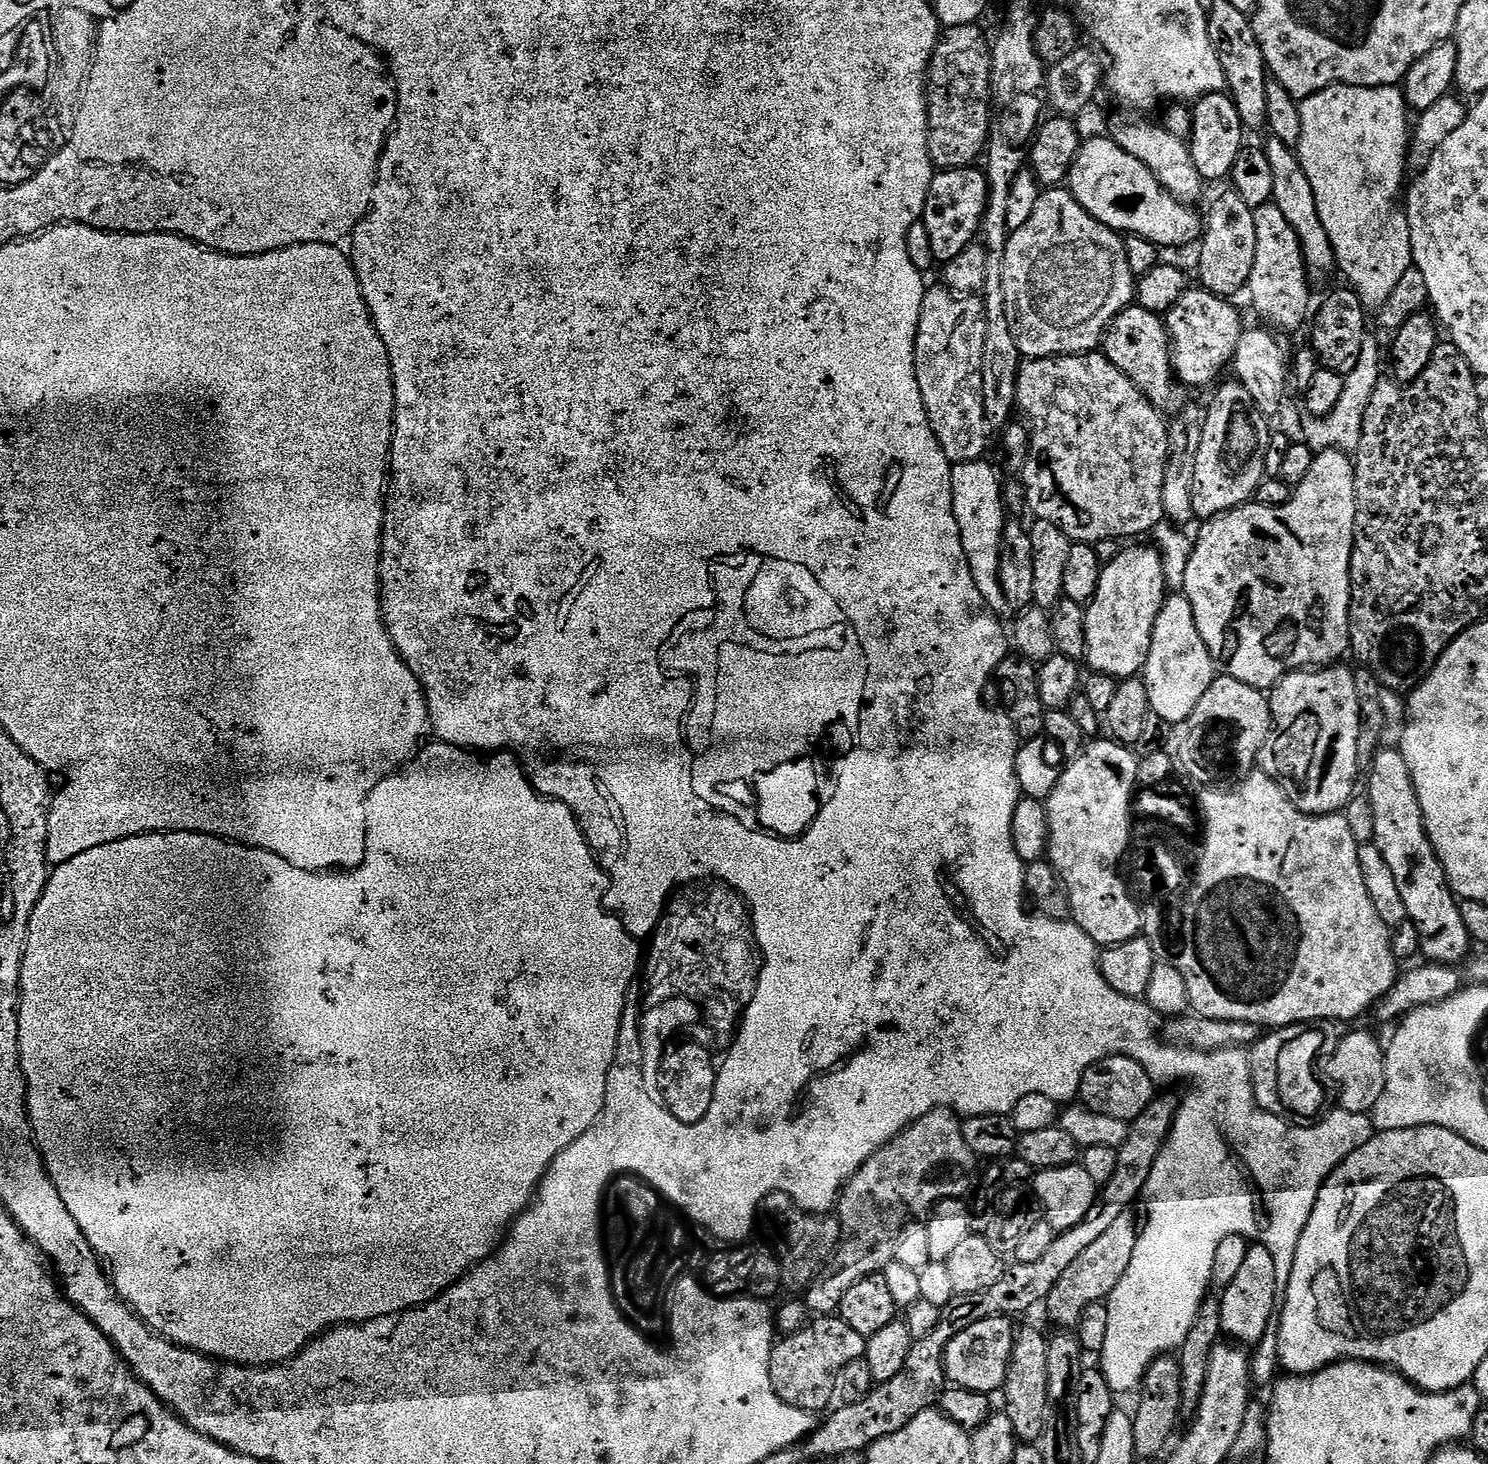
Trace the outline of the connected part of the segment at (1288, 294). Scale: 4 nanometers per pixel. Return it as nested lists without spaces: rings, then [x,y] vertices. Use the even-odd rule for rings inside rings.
[[[1273,202],[1253,209],[1255,228],[1254,265],[1246,290],[1255,310],[1272,325],[1294,330],[1302,325],[1310,304],[1310,281],[1300,242]]]

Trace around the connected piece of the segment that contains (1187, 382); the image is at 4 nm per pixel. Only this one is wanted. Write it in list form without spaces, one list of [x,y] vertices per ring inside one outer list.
[[[1199,286],[1189,287],[1166,314],[1166,331],[1170,341],[1172,371],[1175,379],[1189,389],[1200,388],[1203,384],[1210,383],[1212,376],[1218,375],[1223,368],[1227,369],[1231,365],[1242,331],[1240,312],[1223,296],[1215,296],[1213,292],[1206,292]]]

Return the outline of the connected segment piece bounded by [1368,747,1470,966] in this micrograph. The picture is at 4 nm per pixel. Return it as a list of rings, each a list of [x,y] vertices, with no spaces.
[[[1395,747],[1386,748],[1377,751],[1372,757],[1372,769],[1368,772],[1368,808],[1372,811],[1371,839],[1382,854],[1386,866],[1390,866],[1390,874],[1394,874],[1394,886],[1398,886],[1398,894],[1402,894],[1407,923],[1412,923],[1412,928],[1420,939],[1418,952],[1420,948],[1425,961],[1456,966],[1468,952],[1470,937],[1460,918],[1457,901],[1448,881],[1444,879],[1440,859],[1428,840],[1422,810],[1418,806],[1406,762]]]

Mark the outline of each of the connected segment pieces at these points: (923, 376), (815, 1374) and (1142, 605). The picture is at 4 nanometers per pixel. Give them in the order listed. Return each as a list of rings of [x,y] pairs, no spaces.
[[[943,286],[929,287],[925,291],[916,331],[914,366],[928,424],[934,430],[937,444],[951,465],[979,461],[985,455],[984,447],[988,444],[987,436],[990,436],[984,422],[982,398],[982,346],[985,342],[984,301],[979,295],[957,294]]]
[[[836,1314],[813,1319],[797,1332],[780,1339],[773,1343],[768,1359],[770,1386],[781,1402],[809,1414],[820,1414],[824,1407],[827,1409],[831,1405],[838,1370],[850,1366],[850,1362],[863,1360],[868,1349],[866,1337],[846,1326],[846,1322]]]
[[[1132,548],[1100,570],[1094,598],[1084,613],[1086,626],[1086,664],[1092,672],[1117,678],[1132,678],[1148,661],[1154,622],[1166,599],[1161,557],[1148,548]]]

